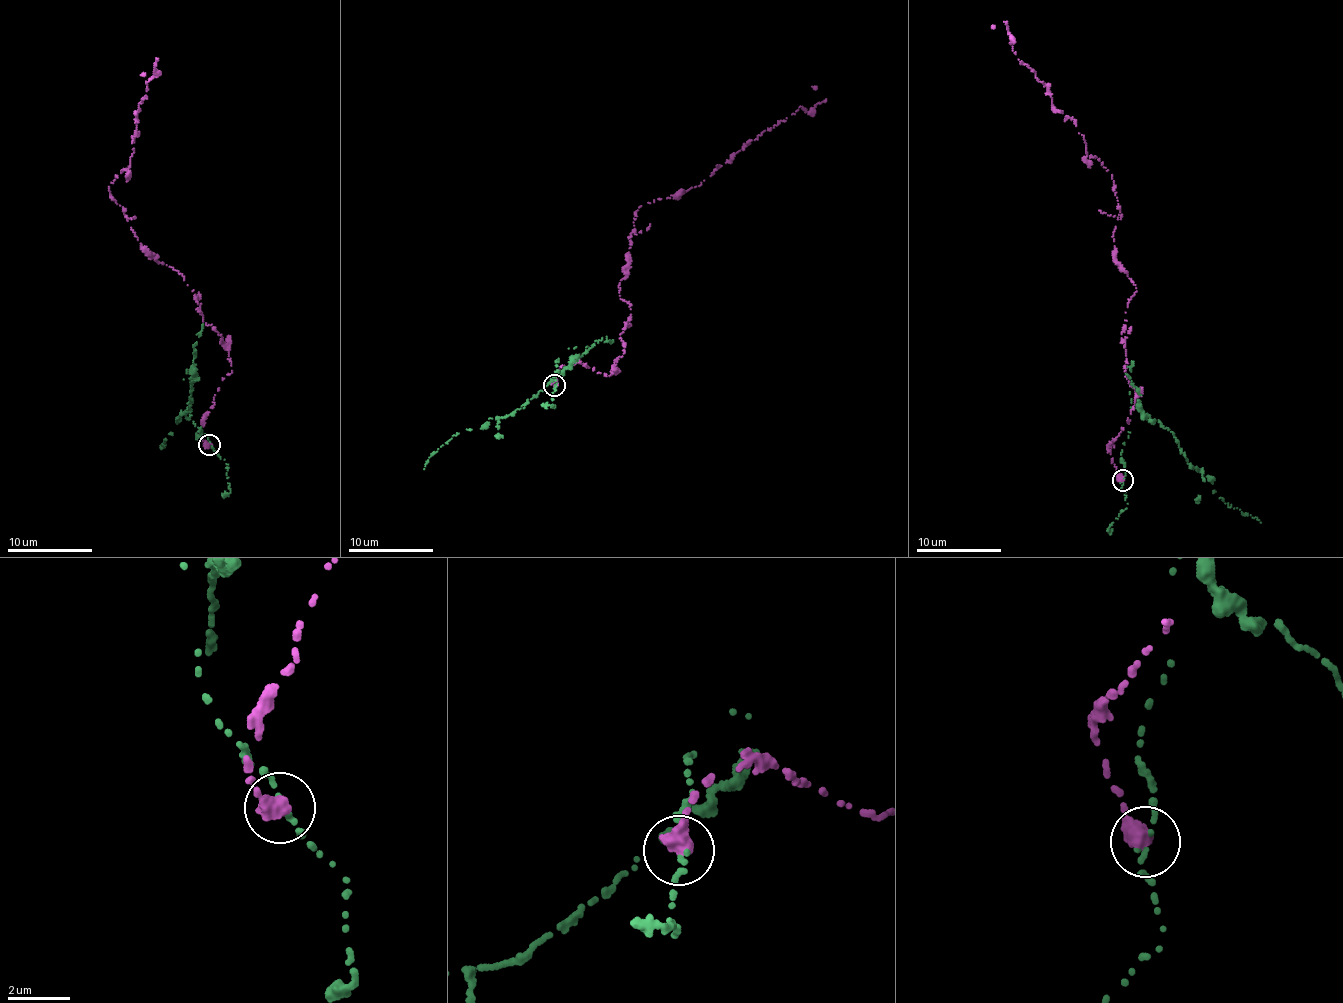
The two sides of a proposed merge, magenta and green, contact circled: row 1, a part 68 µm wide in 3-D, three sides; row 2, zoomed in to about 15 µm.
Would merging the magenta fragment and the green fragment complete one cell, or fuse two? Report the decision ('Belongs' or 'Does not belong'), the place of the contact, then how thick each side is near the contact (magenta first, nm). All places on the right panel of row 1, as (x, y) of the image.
Does not belong. Place: (1122, 480). Thickness 550 nm (magenta) against 110 nm

